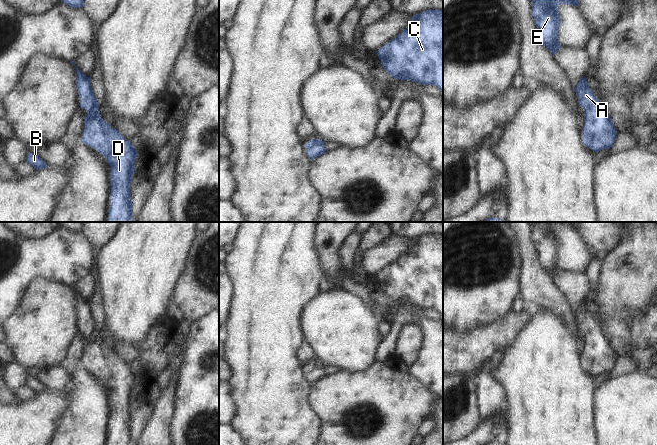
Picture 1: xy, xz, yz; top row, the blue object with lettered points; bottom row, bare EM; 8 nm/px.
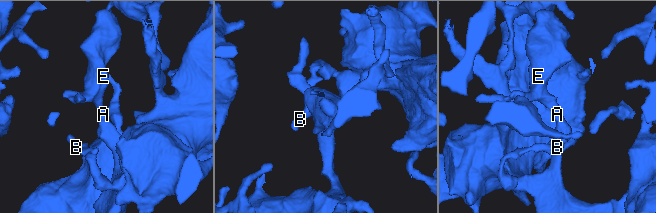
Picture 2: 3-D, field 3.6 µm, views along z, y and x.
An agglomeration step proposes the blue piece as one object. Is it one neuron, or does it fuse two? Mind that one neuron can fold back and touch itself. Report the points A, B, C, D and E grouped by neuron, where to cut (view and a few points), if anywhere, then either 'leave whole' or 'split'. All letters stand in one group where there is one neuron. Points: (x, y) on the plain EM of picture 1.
A B C D E | no cut | leave whole

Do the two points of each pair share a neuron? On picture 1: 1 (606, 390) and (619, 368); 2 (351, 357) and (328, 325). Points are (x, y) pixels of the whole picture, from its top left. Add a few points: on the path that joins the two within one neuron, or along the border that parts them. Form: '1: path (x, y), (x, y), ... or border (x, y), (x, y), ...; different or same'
1: border (635, 369), (631, 373), (606, 379), (594, 389); different
2: path (351, 349), (336, 333); same

